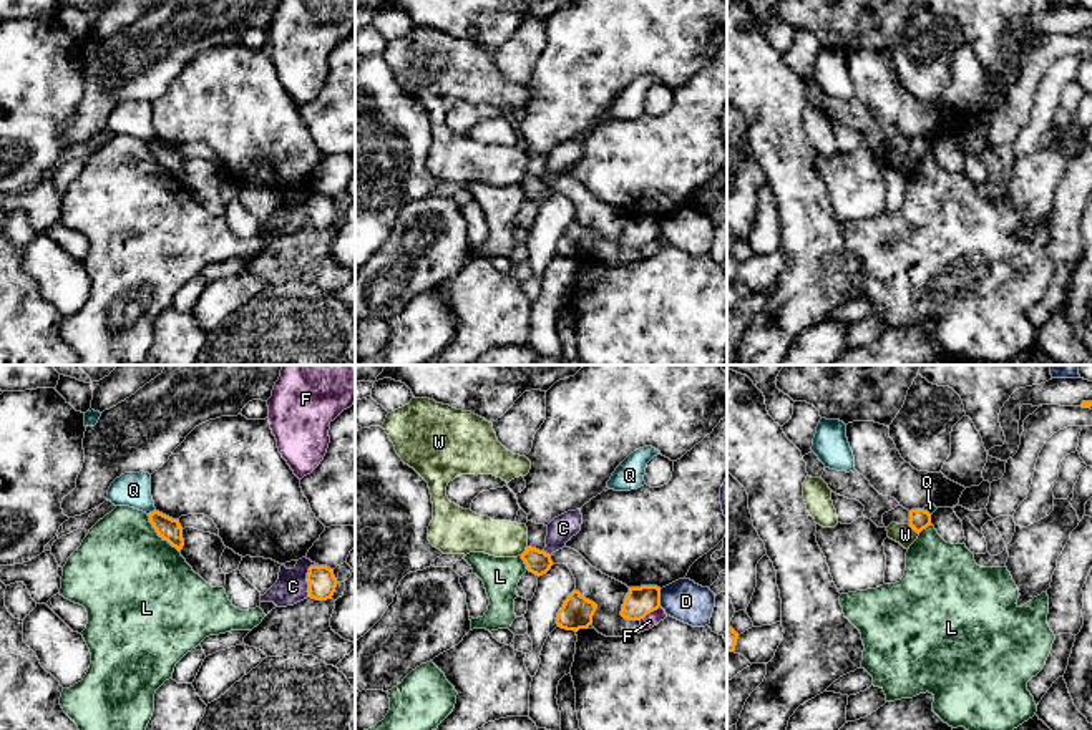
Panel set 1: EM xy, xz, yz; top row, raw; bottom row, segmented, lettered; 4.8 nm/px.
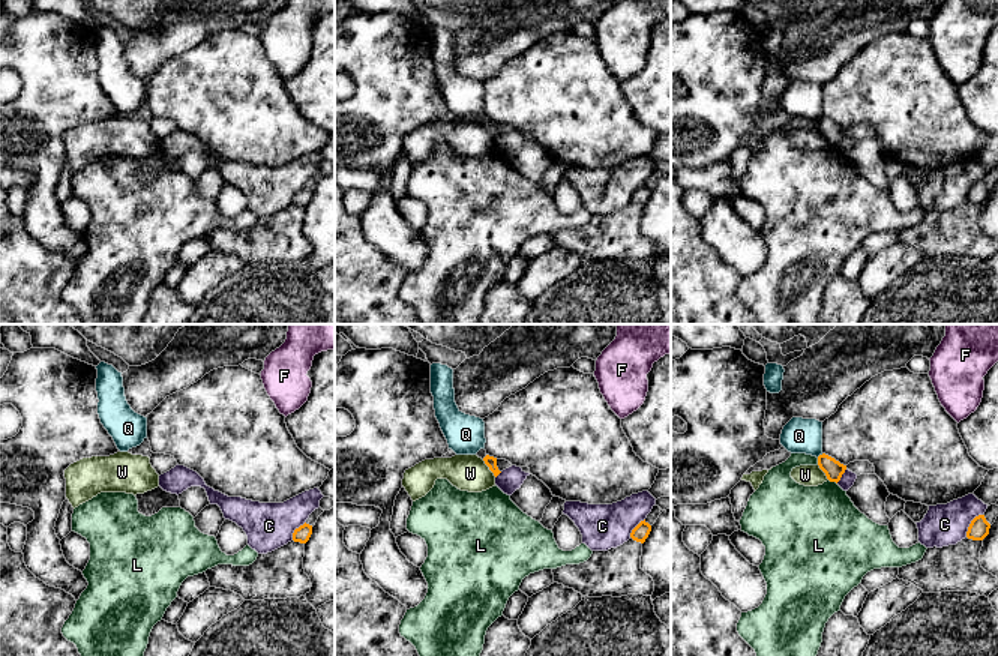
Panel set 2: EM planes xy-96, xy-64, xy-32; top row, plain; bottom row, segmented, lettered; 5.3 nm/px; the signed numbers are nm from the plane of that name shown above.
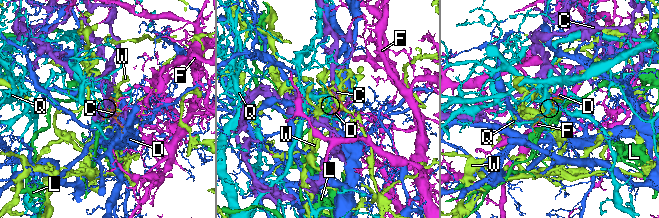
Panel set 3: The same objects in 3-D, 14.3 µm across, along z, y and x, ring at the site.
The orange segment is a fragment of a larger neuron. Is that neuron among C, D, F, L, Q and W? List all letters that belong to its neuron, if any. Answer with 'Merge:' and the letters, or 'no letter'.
Merge: no letter

